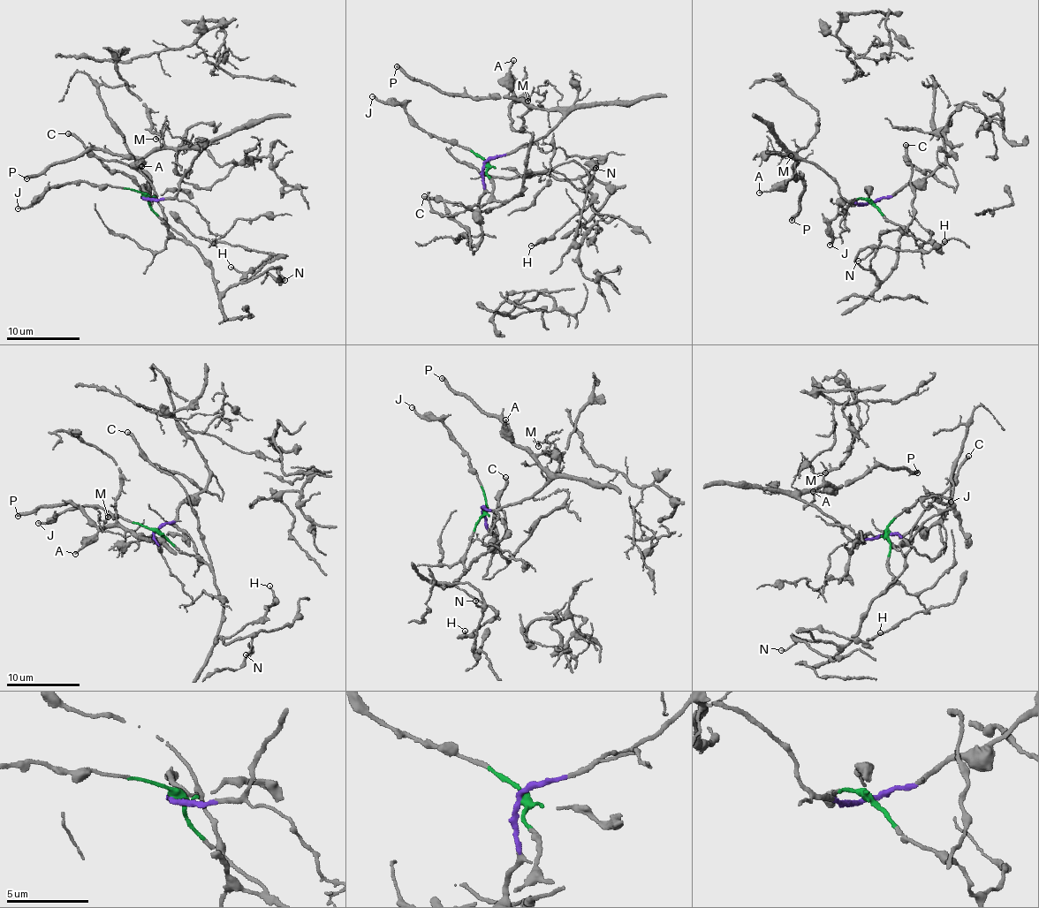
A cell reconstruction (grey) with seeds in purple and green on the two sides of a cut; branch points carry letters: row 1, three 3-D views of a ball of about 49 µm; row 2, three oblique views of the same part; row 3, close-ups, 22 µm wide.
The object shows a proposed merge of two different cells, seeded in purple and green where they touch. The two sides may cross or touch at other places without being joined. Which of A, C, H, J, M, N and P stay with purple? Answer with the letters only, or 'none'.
A, M, P

